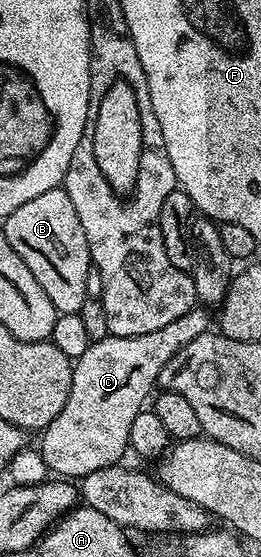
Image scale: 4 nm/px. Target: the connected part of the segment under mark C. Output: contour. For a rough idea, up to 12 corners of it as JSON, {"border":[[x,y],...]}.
{"border":[[191,308],[89,343],[38,443],[49,473],[119,465],[162,366],[209,331]]}

